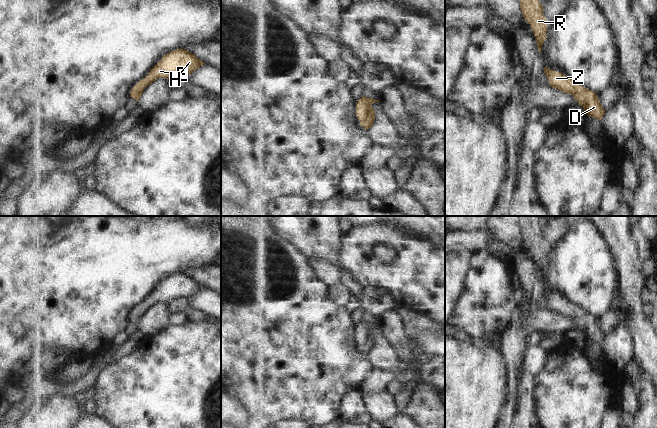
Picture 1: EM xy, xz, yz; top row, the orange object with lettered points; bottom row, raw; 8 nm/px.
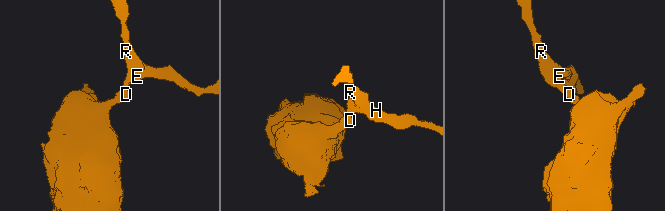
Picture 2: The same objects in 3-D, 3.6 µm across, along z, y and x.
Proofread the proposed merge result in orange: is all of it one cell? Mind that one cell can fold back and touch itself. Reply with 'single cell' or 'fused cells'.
single cell

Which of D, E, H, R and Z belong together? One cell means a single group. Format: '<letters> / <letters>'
D E H R Z

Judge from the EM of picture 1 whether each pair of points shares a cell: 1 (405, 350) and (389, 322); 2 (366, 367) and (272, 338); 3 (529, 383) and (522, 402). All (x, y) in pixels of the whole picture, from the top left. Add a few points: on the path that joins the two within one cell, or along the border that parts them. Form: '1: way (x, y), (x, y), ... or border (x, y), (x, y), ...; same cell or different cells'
1: way (401, 343), (394, 329); same cell
2: way (343, 366), (333, 366), (295, 356); same cell
3: way (524, 388), (524, 397); same cell

